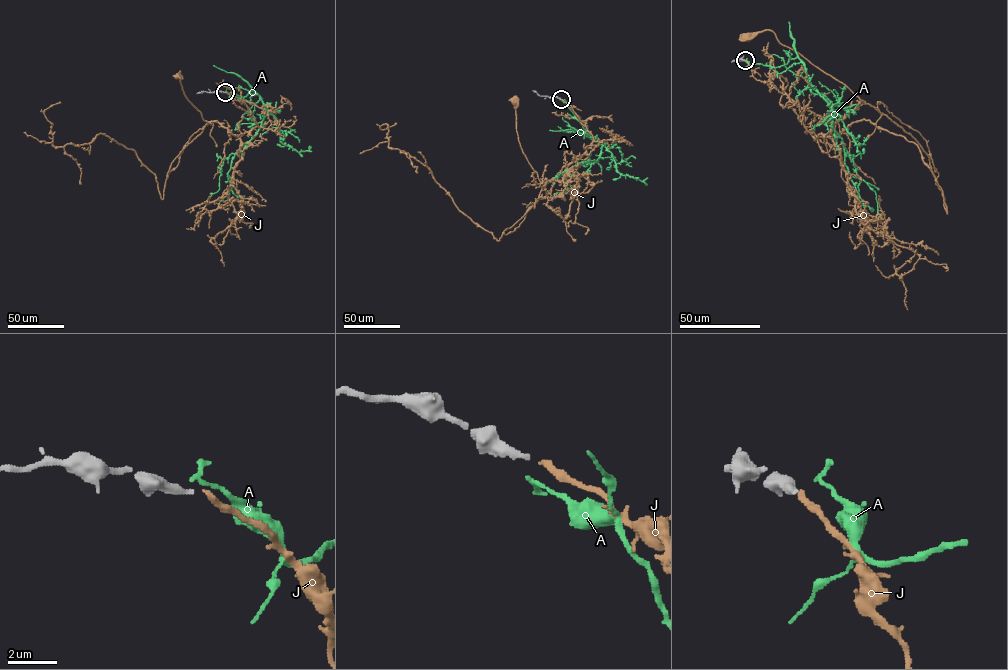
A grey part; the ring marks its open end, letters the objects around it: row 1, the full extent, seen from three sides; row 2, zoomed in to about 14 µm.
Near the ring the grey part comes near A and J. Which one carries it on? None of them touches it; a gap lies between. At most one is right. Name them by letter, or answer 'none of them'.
none of them

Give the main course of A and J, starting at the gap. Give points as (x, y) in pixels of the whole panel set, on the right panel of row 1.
A: (746, 60), (774, 68), (797, 57), (811, 91), (830, 102), (848, 171), (876, 193), (881, 214)
J: (745, 60), (757, 80), (773, 84), (796, 104), (833, 122), (865, 102), (782, 45), (772, 31), (747, 36)

